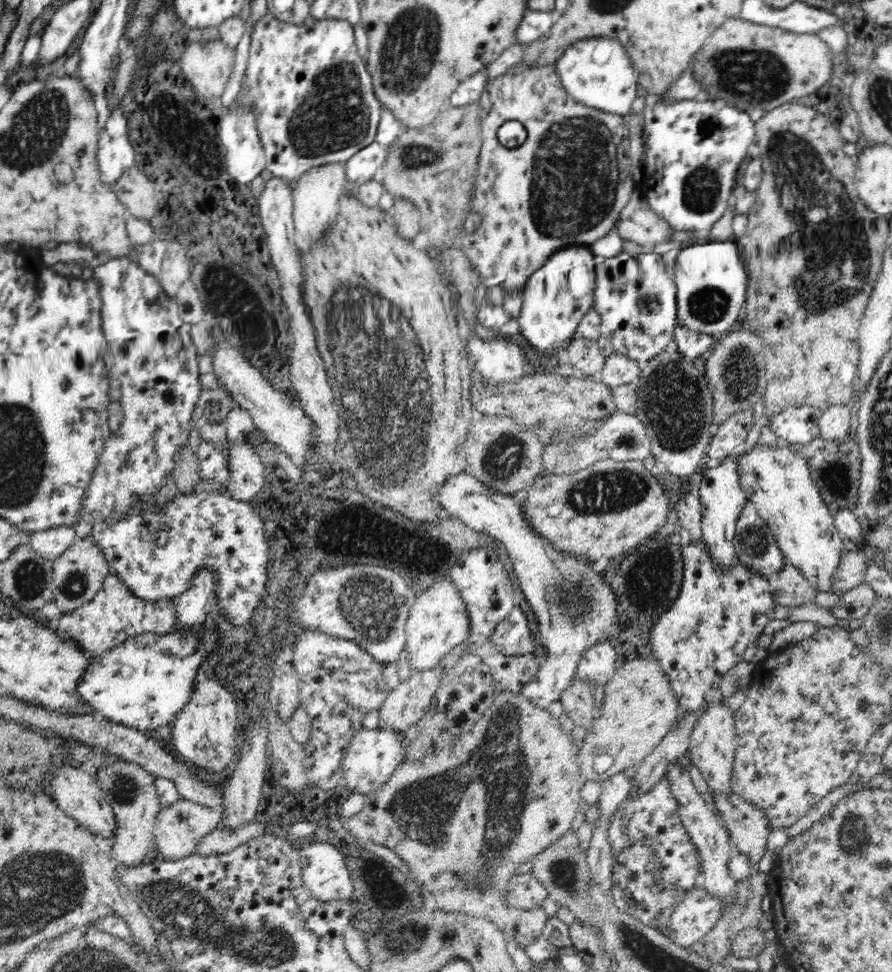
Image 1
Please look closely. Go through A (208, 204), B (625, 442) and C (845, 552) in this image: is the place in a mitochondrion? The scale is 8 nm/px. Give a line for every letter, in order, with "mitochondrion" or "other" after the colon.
A: other
B: mitochondrion
C: other

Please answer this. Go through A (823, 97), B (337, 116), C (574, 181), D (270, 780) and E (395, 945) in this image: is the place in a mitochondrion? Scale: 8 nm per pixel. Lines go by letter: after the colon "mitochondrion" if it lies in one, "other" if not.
A: other
B: mitochondrion
C: mitochondrion
D: other
E: mitochondrion

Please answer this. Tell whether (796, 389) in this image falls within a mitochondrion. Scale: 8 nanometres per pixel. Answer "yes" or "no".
no

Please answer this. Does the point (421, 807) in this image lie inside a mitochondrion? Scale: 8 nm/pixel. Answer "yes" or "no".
yes

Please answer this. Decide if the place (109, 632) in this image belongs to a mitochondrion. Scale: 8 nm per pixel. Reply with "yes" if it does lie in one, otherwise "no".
no

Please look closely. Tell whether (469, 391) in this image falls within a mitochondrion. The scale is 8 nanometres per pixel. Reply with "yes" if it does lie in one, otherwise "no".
no

